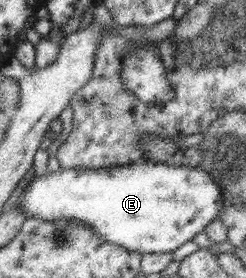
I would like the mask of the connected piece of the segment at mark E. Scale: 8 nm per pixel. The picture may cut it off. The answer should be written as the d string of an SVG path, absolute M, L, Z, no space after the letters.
M140 160L130 165L88 170L52 166L47 176L34 176L20 202L25 218L68 219L88 225L104 242L144 253L173 253L217 218L223 196L200 167L184 168Z

